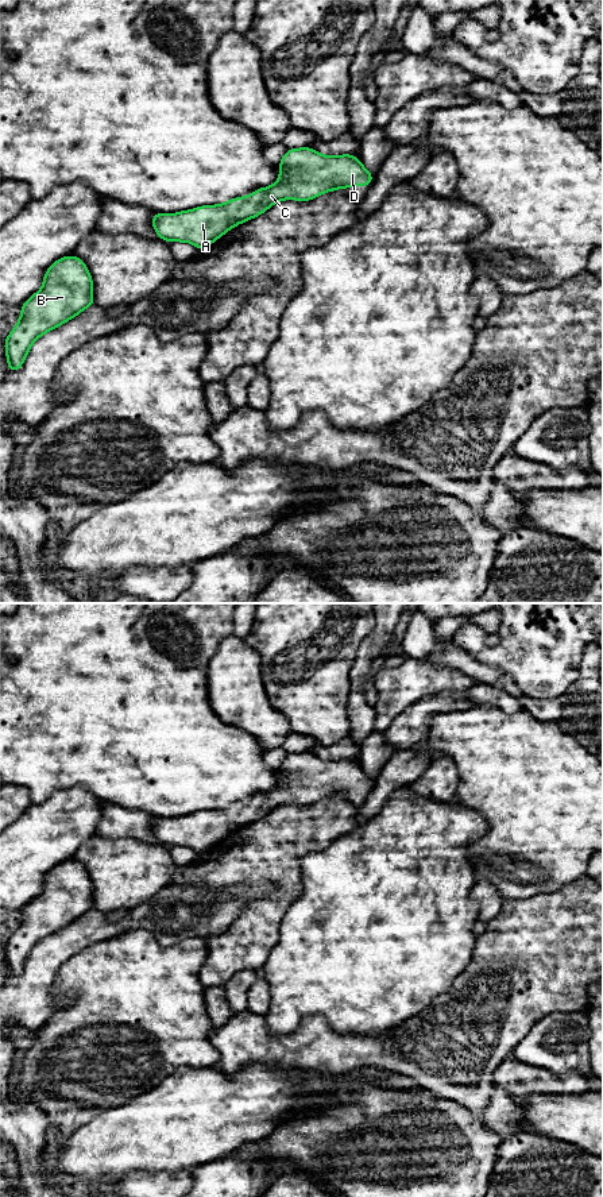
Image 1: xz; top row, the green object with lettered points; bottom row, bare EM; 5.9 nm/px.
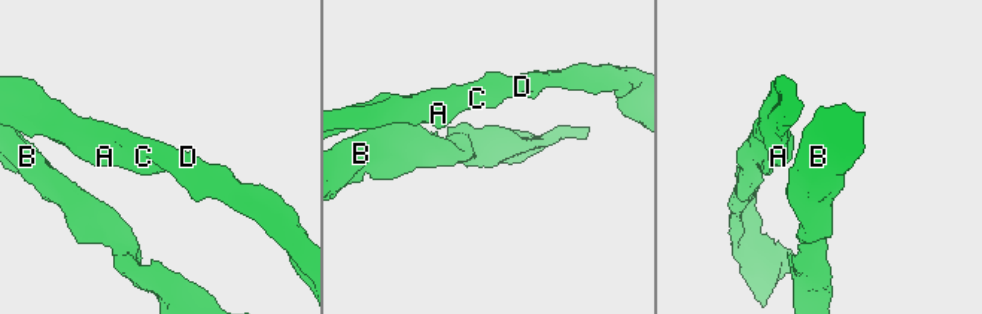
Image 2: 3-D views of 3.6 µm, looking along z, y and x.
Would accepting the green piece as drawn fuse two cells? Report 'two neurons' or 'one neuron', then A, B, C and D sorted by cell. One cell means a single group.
one neuron; A B C D

